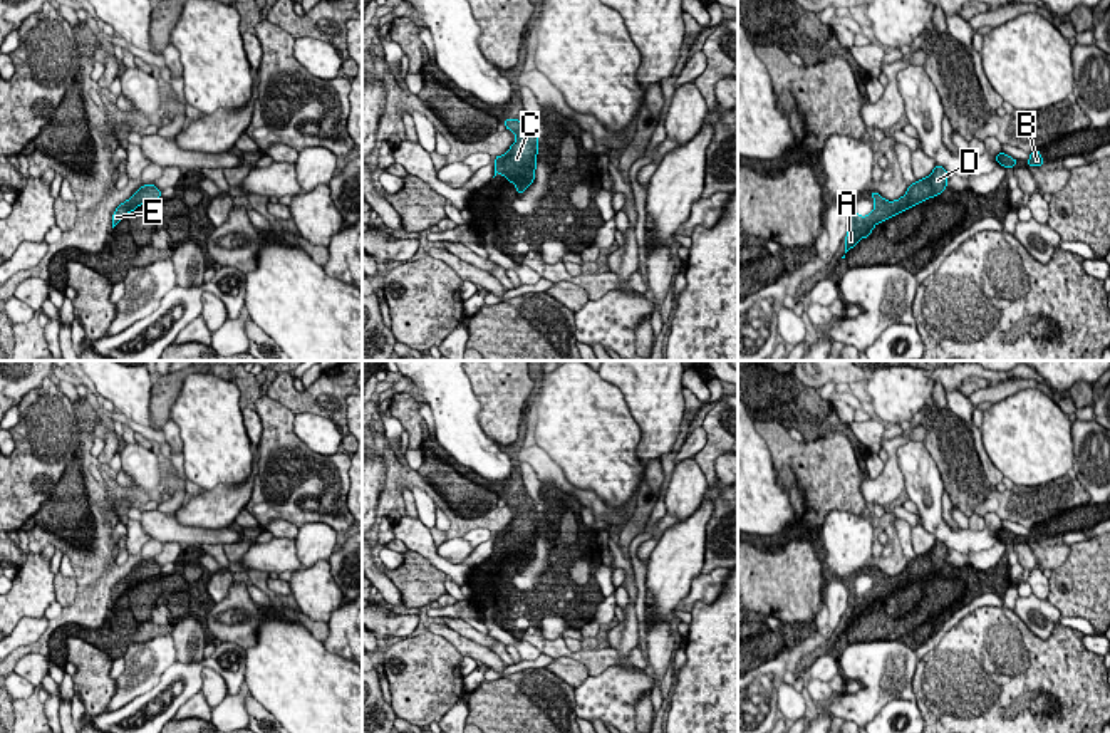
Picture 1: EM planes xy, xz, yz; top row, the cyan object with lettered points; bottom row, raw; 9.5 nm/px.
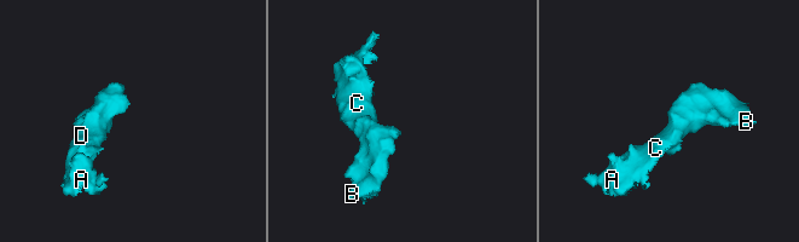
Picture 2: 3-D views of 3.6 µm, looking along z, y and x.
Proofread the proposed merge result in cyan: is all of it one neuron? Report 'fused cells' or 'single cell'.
single cell

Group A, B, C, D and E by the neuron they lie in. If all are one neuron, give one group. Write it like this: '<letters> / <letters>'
A B C D E

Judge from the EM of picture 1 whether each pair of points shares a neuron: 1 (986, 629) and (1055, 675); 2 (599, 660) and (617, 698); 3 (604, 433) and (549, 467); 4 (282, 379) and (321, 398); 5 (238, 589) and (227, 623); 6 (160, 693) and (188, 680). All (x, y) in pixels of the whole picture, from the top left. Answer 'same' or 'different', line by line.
1: same
2: different
3: different
4: same
5: same
6: same

